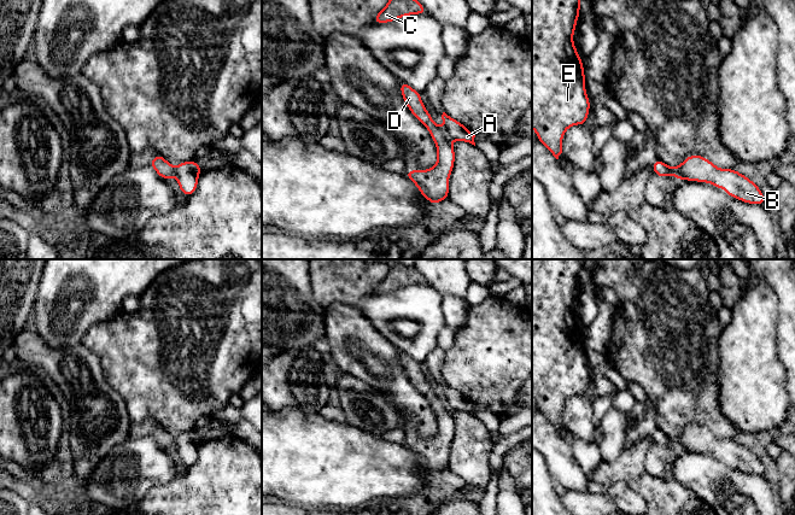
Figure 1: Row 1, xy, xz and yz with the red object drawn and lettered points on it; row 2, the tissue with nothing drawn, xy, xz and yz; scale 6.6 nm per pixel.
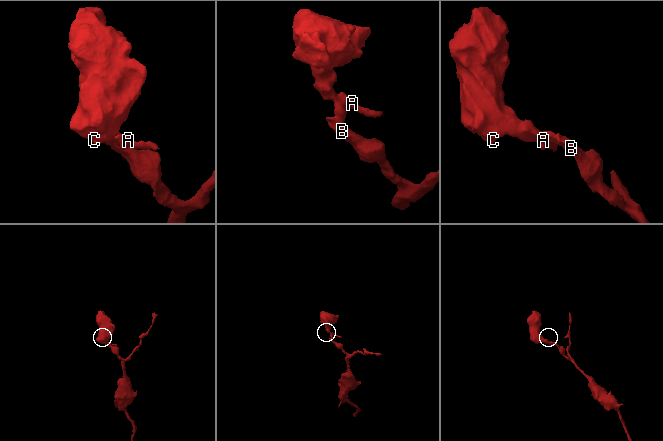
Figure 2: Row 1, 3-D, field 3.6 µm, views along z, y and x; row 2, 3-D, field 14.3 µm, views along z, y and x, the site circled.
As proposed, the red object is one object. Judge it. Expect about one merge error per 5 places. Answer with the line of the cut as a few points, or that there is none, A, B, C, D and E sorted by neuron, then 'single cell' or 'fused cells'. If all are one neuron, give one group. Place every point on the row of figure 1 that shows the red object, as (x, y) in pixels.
cut xz (443, 129), (449, 138); groups A / B C D E; fused cells

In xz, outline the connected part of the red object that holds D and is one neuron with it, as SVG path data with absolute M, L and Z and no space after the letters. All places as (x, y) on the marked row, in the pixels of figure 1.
M401 81L399 89L409 111L426 127L437 146L438 162L427 170L405 170L404 175L413 181L419 192L436 205L449 199L448 181L455 164L455 150L445 133L436 125L431 113L421 100L421 93L413 89L408 83Z

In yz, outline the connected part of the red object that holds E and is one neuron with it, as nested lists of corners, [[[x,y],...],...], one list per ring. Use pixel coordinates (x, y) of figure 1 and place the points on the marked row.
[[[532,0],[532,128],[550,153],[559,159],[562,153],[565,131],[574,125],[585,125],[590,100],[585,90],[585,75],[581,58],[573,43],[574,29],[580,14],[580,0]]]

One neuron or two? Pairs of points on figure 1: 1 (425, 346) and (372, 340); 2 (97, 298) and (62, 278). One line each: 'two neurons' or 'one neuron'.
1: two neurons
2: one neuron

